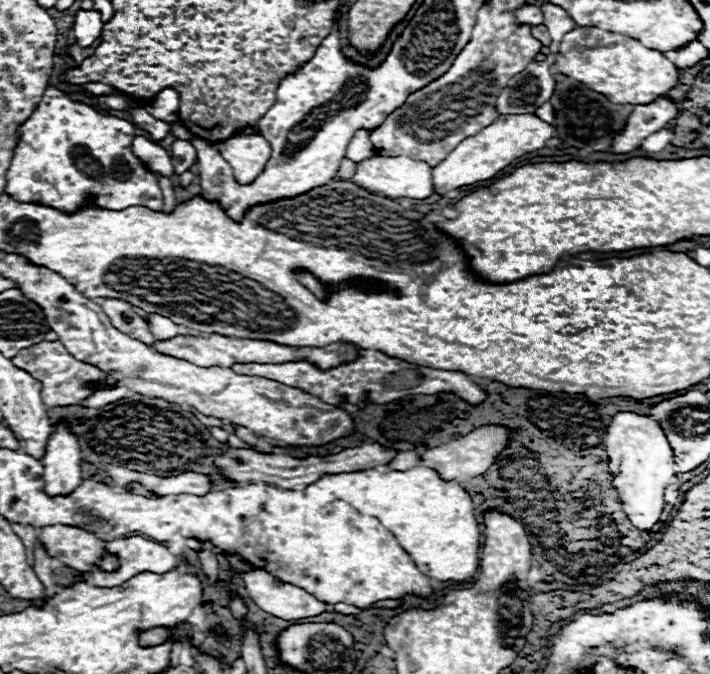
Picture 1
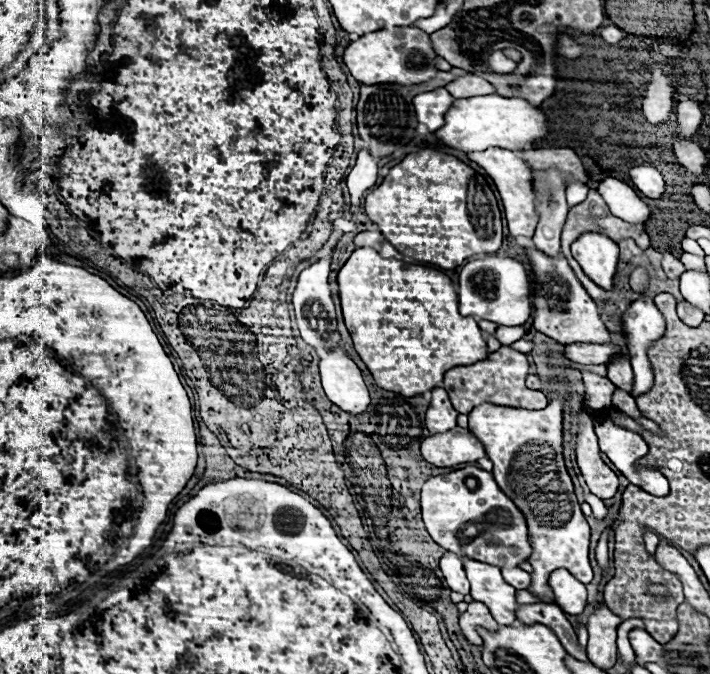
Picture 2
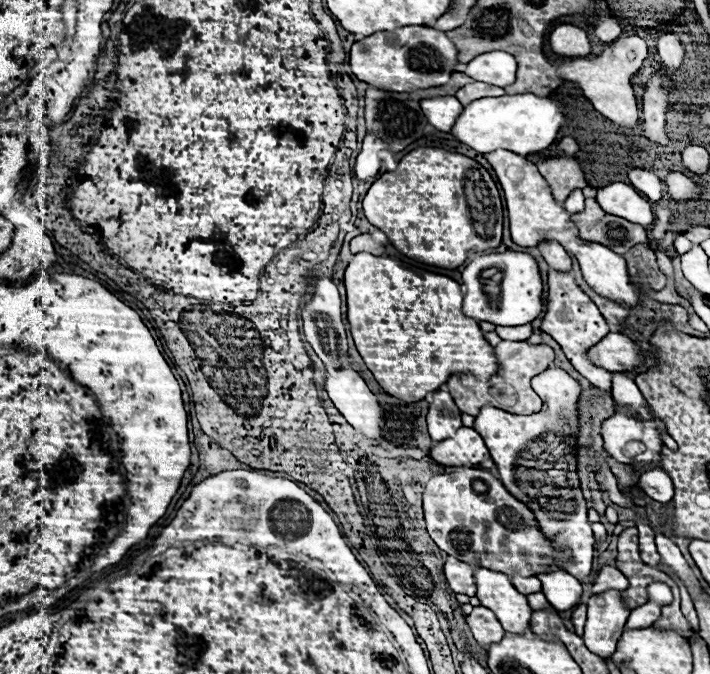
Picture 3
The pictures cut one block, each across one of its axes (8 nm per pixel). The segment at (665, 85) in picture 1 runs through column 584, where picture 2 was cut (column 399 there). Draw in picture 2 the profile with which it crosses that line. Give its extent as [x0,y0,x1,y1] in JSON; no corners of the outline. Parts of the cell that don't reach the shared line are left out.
[344,26,438,84]

